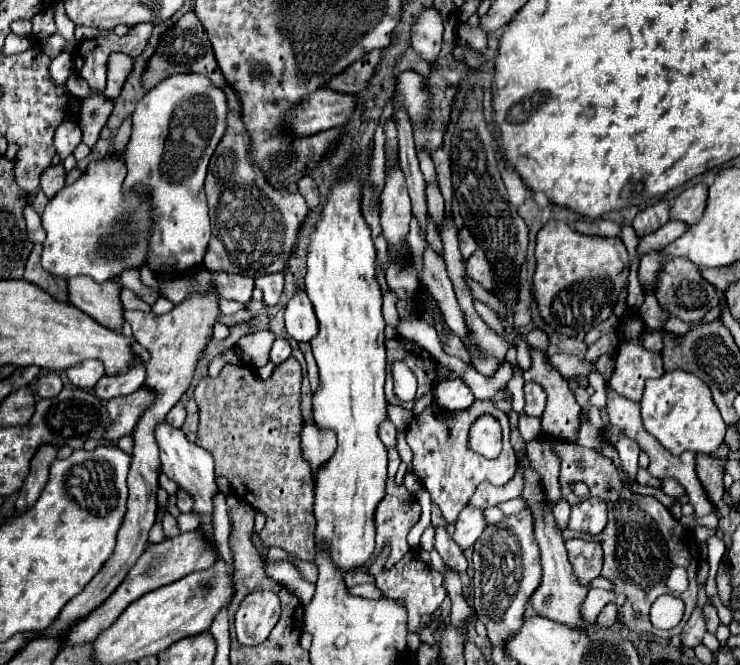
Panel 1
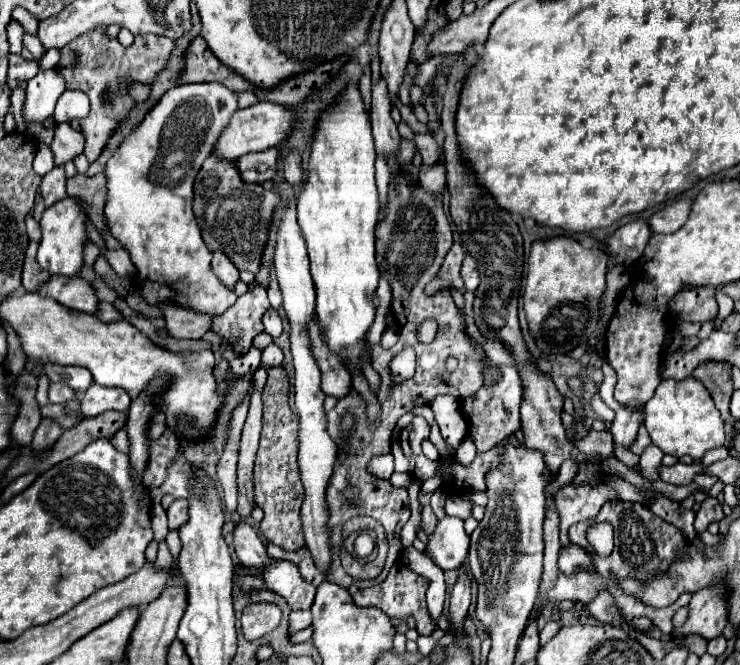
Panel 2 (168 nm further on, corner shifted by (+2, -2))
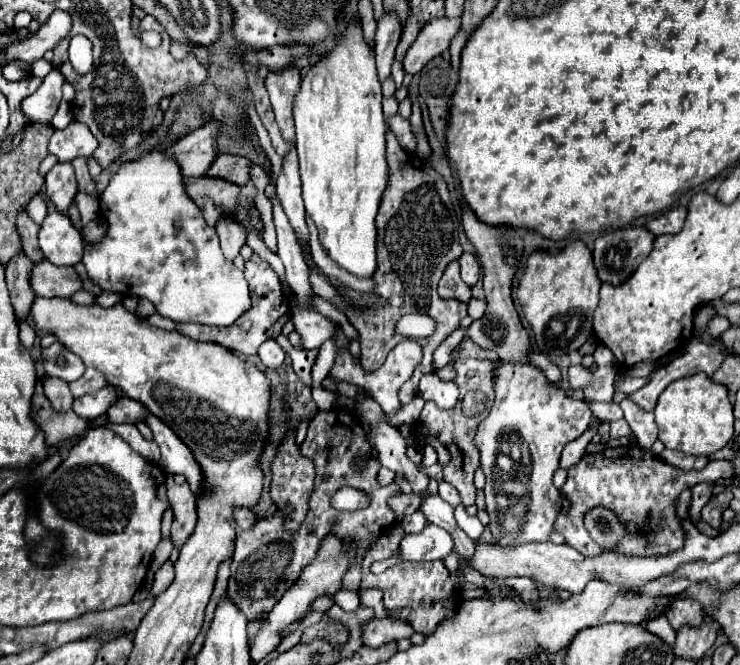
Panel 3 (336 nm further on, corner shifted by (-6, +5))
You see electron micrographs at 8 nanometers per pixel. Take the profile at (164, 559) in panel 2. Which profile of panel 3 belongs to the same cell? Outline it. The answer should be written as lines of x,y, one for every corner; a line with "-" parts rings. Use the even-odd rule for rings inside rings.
168,559
158,571
156,571
156,577
154,577
154,583
152,583
152,593
154,595
160,595
168,583
172,583
172,577
174,577
174,565
172,561

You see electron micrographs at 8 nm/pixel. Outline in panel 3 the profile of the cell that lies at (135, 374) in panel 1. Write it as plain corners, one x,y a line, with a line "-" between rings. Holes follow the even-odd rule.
112,385
102,387
96,393
88,393
86,397
78,397
72,405
72,409
86,421
92,421
96,417
100,417
102,413
106,413
110,409
110,405
114,405
118,401
118,391

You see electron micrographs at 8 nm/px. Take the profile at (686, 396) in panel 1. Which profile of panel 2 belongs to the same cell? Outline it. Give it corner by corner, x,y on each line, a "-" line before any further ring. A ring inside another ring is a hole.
686,378
680,382
662,380
654,396
646,402
644,426
652,438
652,444
658,446
664,454
676,458
690,456
694,462
700,462
704,452
724,446
724,422
720,412
716,412
712,396
696,378

